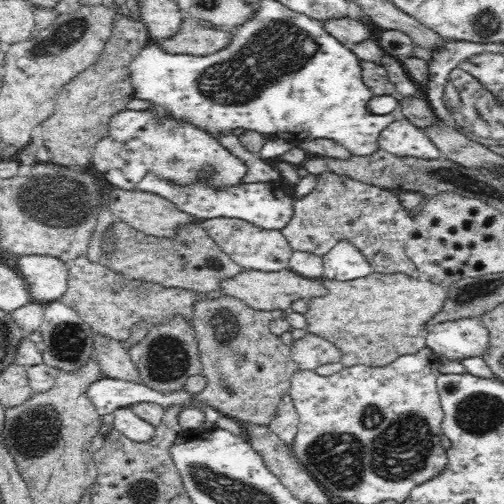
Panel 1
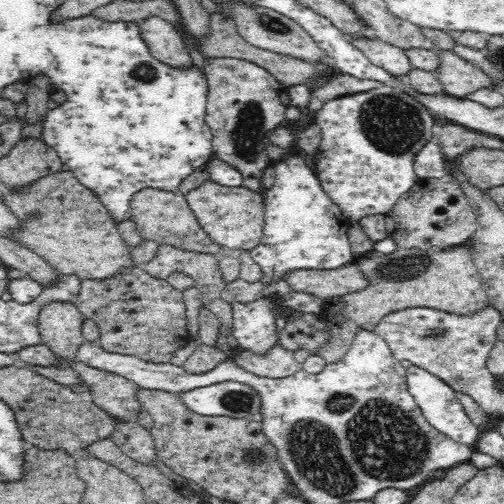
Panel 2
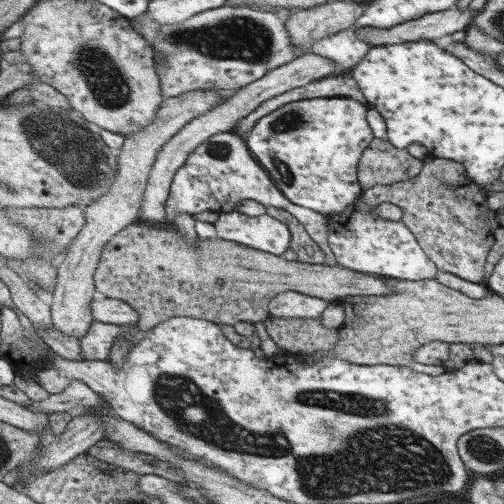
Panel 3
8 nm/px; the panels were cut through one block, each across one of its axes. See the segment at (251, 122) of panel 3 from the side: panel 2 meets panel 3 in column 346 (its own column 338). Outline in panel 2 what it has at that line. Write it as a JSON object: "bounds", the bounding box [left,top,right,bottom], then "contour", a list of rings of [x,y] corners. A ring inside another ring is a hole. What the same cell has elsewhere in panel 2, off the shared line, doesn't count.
{"bounds":[306,74,384,112],"contour":[[[336,74],[324,88],[320,88],[312,94],[306,110],[308,112],[318,112],[328,100],[338,100],[338,98],[344,98],[344,96],[354,96],[354,94],[378,90],[382,86],[384,84],[380,84],[380,82],[358,80],[358,78],[352,78],[350,74]]]}

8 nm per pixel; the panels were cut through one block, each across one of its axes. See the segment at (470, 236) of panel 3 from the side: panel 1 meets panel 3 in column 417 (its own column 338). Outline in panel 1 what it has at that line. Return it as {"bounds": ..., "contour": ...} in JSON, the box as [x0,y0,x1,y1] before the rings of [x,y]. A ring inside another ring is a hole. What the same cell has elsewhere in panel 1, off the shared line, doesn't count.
{"bounds":[282,172,424,278],"contour":[[[322,172],[312,192],[292,192],[292,196],[294,214],[282,234],[288,238],[294,252],[324,256],[336,242],[346,240],[368,258],[368,264],[376,274],[408,274],[412,278],[424,278],[406,254],[406,240],[414,230],[414,220],[394,192],[352,180],[344,174]]]}

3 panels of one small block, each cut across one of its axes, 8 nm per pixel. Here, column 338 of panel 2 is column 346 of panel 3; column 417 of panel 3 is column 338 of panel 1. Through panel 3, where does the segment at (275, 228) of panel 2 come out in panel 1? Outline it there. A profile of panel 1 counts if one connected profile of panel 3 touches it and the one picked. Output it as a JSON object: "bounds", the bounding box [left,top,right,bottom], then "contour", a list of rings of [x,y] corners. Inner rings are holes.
{"bounds":[322,240,374,280],"contour":[[[346,240],[336,242],[336,246],[322,256],[322,268],[328,280],[356,280],[374,274],[368,258]]]}

